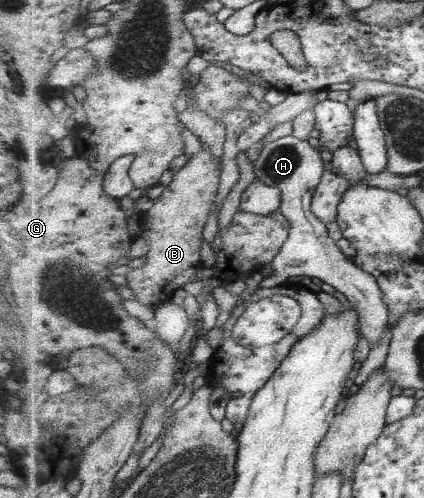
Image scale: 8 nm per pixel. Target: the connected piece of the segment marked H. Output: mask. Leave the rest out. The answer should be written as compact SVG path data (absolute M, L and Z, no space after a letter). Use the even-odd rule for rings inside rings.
M294 134L288 137L272 138L269 144L265 145L259 160L254 165L255 177L262 179L264 183L277 187L282 191L283 207L280 212L288 218L291 223L291 234L287 243L283 246L280 253L273 259L271 267L273 274L259 280L257 288L270 288L274 286L287 285L286 279L291 276L304 276L307 279L317 277L335 289L341 292L360 314L359 331L366 337L370 348L376 346L387 333L389 324L389 308L383 300L383 293L379 283L371 273L356 265L355 260L348 260L348 256L340 250L334 239L328 235L328 227L319 220L311 210L313 198L316 190L323 180L324 162L322 162L322 153L312 147L307 140L298 139Z

